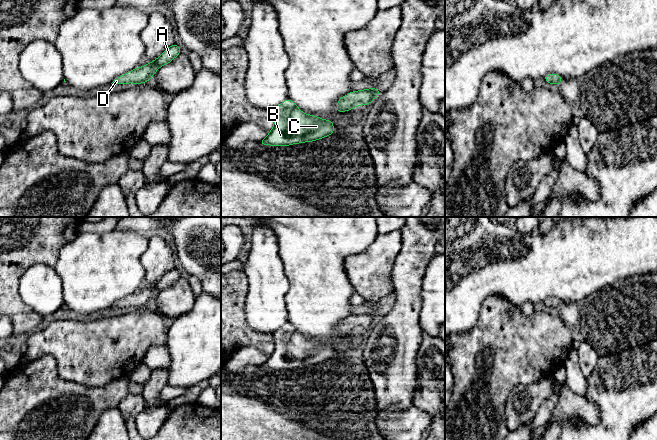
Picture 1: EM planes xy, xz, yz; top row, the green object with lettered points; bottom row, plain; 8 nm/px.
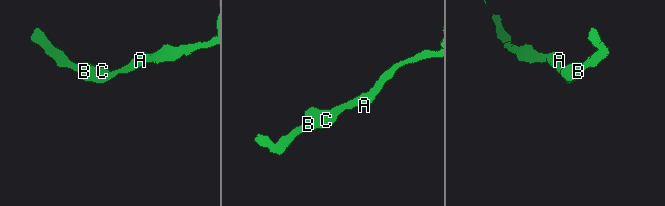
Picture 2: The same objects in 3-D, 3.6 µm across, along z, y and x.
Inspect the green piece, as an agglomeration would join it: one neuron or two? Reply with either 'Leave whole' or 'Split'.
Leave whole

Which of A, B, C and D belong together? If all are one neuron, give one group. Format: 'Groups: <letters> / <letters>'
Groups: A B C D

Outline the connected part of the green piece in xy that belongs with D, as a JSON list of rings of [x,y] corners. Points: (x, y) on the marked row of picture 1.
[[[177,43],[168,47],[156,60],[135,68],[123,76],[117,77],[111,84],[141,84],[150,81],[155,72],[163,65],[170,63],[176,56],[181,54],[181,50]]]

